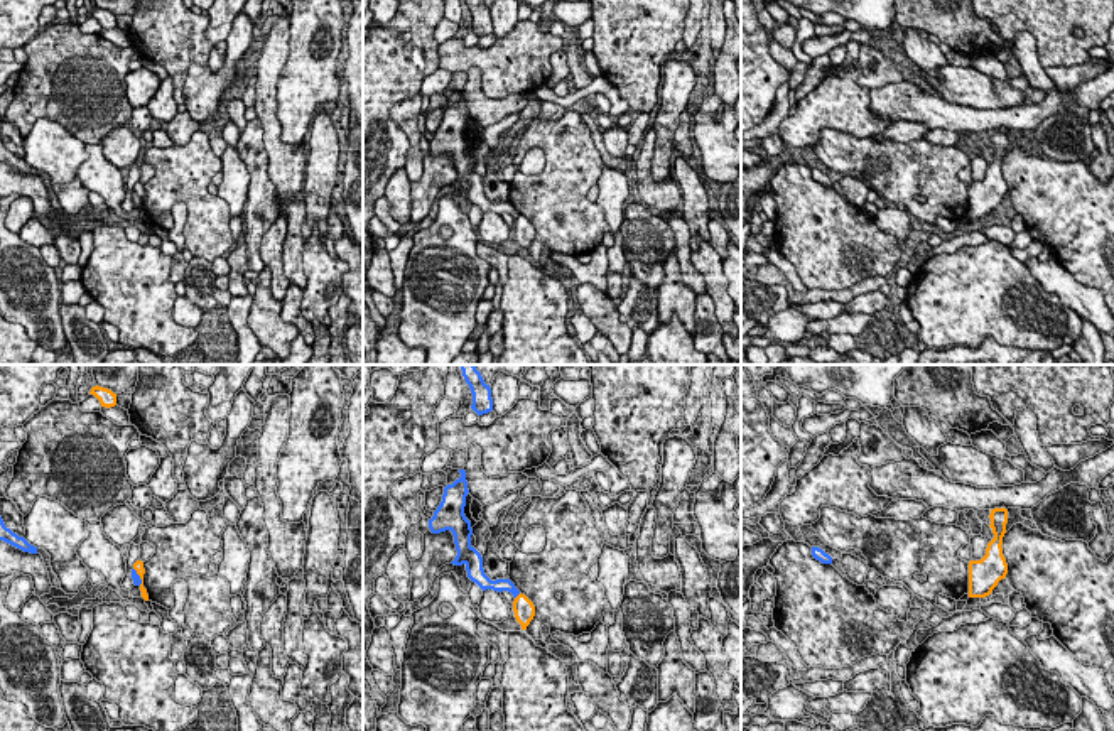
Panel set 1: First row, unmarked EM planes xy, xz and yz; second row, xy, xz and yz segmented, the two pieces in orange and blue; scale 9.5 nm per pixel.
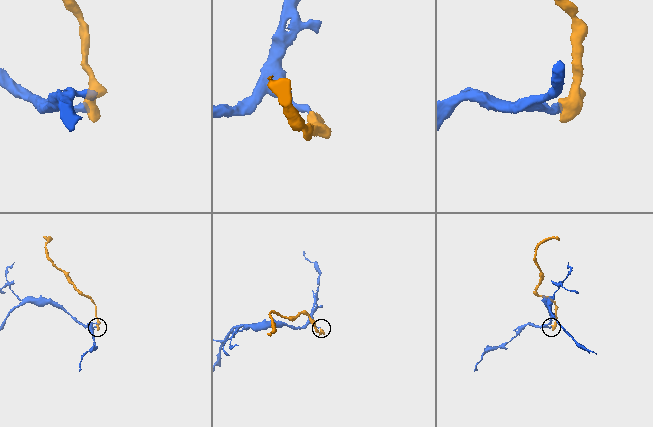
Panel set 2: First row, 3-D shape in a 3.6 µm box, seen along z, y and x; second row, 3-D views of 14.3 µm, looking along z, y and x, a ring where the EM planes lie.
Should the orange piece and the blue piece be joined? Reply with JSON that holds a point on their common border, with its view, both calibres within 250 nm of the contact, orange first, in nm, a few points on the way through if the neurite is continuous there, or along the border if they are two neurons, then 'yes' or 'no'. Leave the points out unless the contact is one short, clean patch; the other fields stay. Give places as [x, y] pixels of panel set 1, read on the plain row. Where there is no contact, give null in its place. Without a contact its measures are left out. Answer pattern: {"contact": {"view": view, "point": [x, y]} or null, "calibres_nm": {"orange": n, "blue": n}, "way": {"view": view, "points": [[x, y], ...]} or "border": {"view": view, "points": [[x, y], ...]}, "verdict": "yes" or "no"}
{"contact": {"view": "xz", "point": [517, 218]}, "calibres_nm": {"orange": 200, "blue": 130}, "border": {"view": "xz", "points": [[520, 215], [515, 220]]}, "verdict": "no"}

